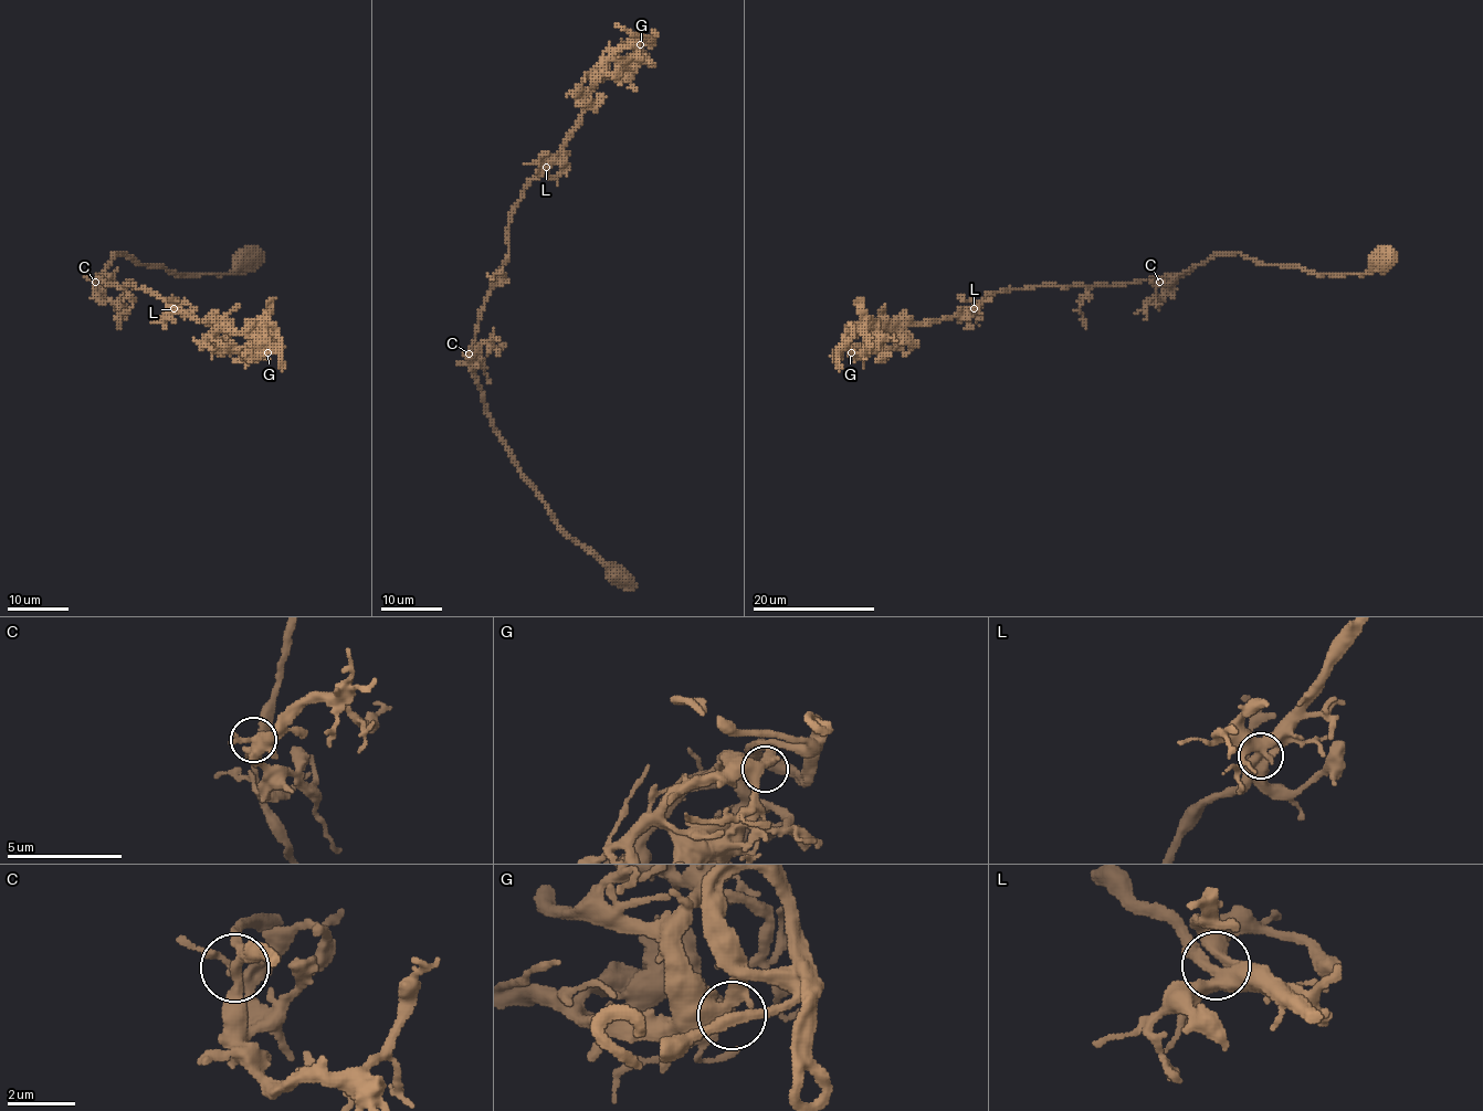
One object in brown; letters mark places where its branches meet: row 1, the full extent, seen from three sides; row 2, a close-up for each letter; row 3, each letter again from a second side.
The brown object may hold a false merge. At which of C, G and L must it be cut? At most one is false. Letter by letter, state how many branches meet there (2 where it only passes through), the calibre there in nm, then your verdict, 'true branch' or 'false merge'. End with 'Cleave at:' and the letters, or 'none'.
C: branches 3; calibre 300 nm; true branch
G: branches 3; calibre 420 nm; true branch
L: branches 3; calibre 440 nm; true branch
Cleave at: none

